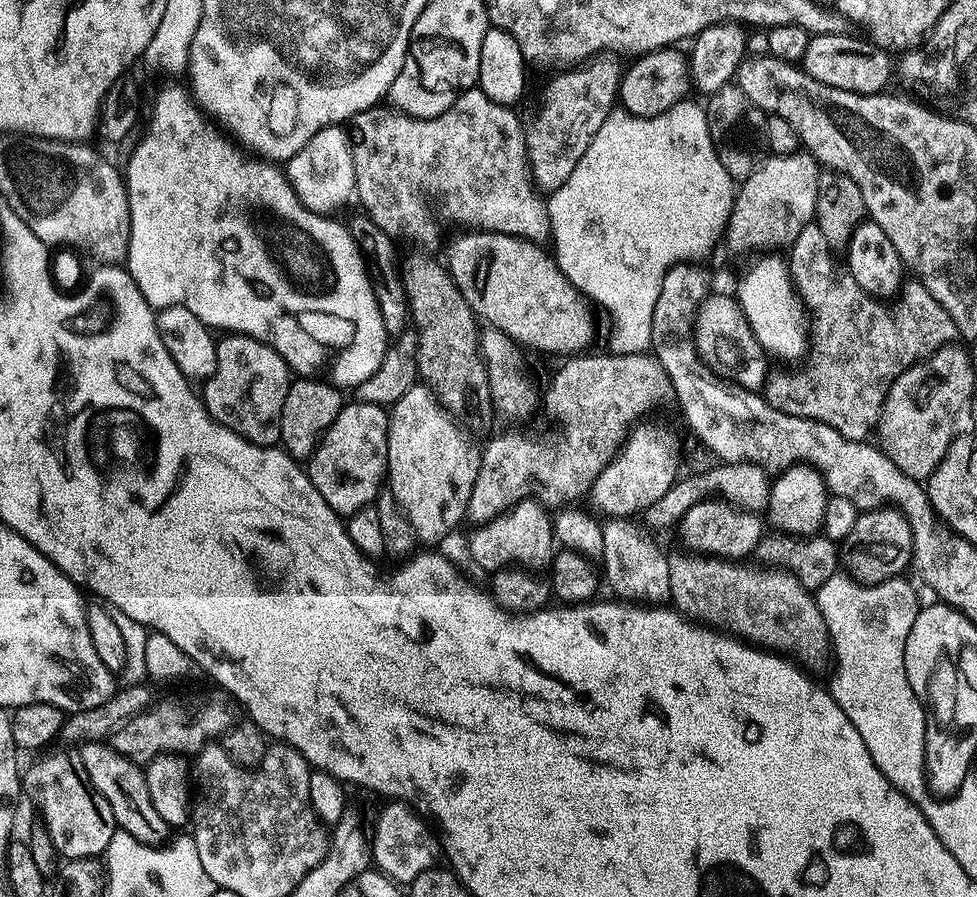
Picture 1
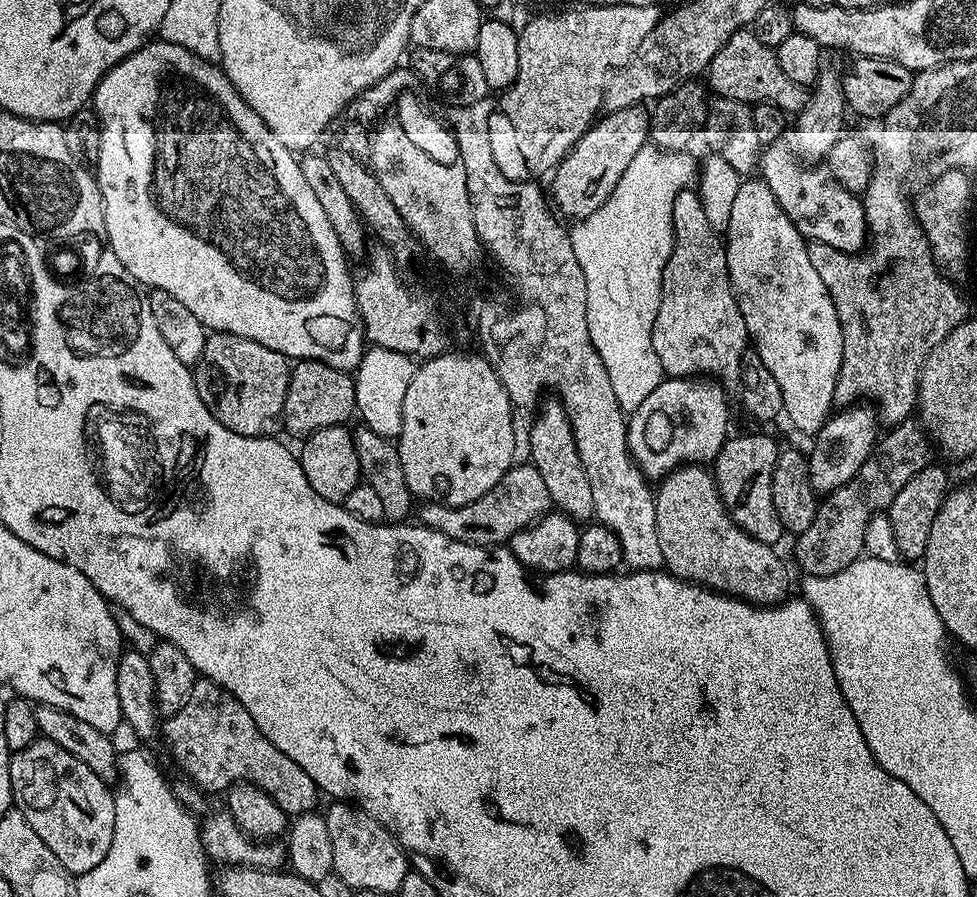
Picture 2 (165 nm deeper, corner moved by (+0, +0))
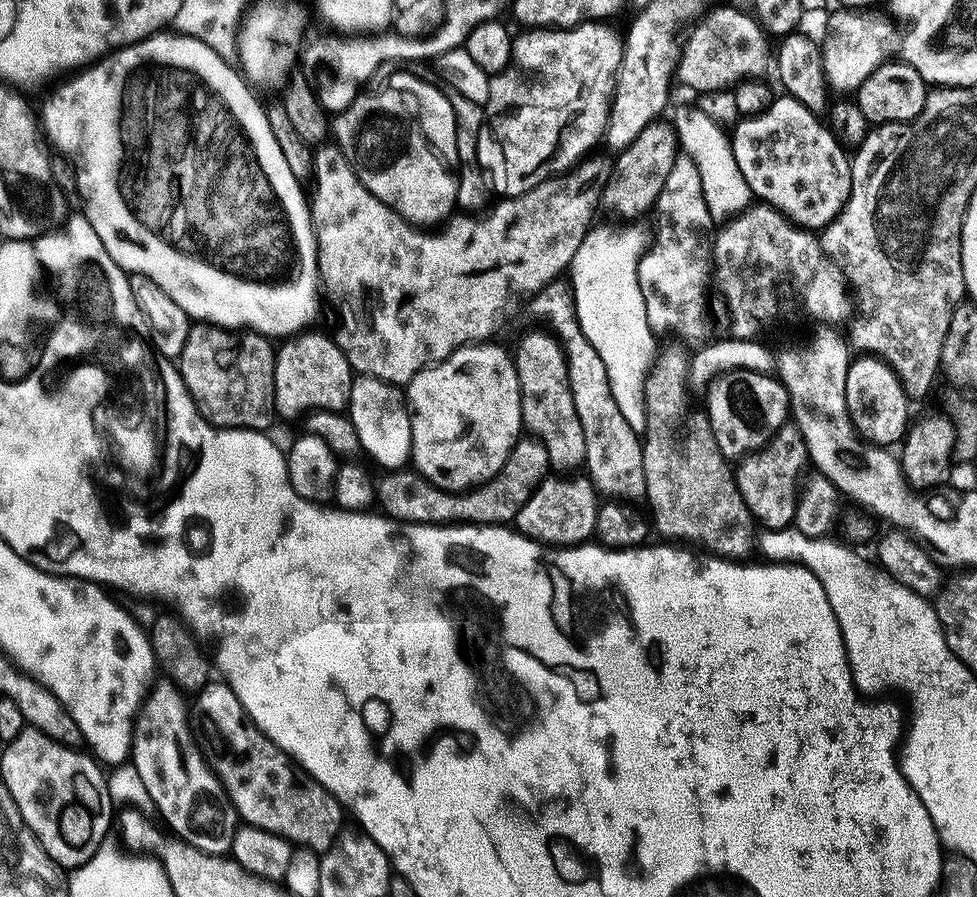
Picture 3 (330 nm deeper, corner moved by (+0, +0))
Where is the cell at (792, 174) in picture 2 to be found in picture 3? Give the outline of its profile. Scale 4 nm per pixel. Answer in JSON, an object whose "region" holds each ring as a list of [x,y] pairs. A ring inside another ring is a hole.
{"region":[[[784,94],[781,97],[781,100],[780,97],[773,99],[765,112],[736,121],[730,132],[734,162],[738,162],[738,170],[742,170],[742,178],[746,178],[746,186],[750,186],[757,201],[776,209],[802,228],[823,230],[844,209],[850,198],[850,156],[849,153],[844,153],[847,152],[845,145],[840,143],[829,125],[817,113],[802,106],[802,102],[792,96]]]}

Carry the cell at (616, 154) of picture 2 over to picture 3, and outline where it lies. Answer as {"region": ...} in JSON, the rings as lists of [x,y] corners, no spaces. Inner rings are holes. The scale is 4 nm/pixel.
{"region":[[[335,146],[317,147],[312,162],[311,184],[313,184],[312,192],[310,188],[310,209],[312,211],[312,230],[316,235],[316,265],[320,271],[318,284],[322,289],[323,299],[332,307],[332,312],[336,315],[334,339],[342,350],[346,362],[352,367],[353,373],[378,378],[393,386],[407,386],[421,370],[430,368],[433,364],[441,364],[450,353],[457,352],[464,345],[484,342],[495,337],[492,335],[499,330],[500,323],[503,322],[504,315],[508,312],[508,307],[518,303],[520,296],[529,295],[528,297],[531,297],[542,291],[543,288],[547,288],[557,278],[563,277],[560,275],[563,272],[565,275],[569,271],[576,251],[584,245],[585,240],[589,239],[588,227],[592,224],[592,215],[600,208],[601,181],[599,179],[596,181],[594,169],[584,167],[577,166],[567,174],[548,180],[545,184],[540,184],[539,187],[521,196],[504,198],[504,201],[493,212],[485,211],[480,214],[485,214],[485,216],[456,214],[439,230],[425,230],[415,224],[409,224],[390,206],[386,206],[381,200],[374,198],[374,194],[370,194],[370,190],[366,190],[366,186],[362,186],[358,174],[354,174],[350,162],[346,162],[346,158],[340,153],[339,148]]]}

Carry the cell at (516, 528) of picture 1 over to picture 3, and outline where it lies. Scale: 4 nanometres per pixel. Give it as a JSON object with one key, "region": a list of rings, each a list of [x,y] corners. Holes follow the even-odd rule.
{"region":[[[521,438],[510,450],[508,461],[502,466],[502,470],[492,480],[484,484],[478,484],[474,488],[462,492],[447,492],[445,488],[434,486],[415,470],[388,470],[383,473],[384,477],[375,481],[376,498],[375,503],[380,504],[379,511],[383,515],[399,520],[405,524],[438,524],[447,526],[449,524],[494,524],[497,526],[508,526],[515,521],[518,510],[530,502],[530,494],[543,482],[545,476],[549,475],[550,465],[548,454],[543,441],[537,438]]]}

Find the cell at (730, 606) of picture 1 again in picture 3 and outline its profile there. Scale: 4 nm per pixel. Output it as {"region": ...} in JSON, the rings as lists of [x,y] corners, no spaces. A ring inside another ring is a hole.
{"region":[[[672,342],[659,349],[652,368],[644,383],[644,409],[646,426],[642,433],[644,449],[644,473],[646,474],[646,504],[652,507],[650,520],[661,532],[661,537],[672,542],[701,544],[705,553],[725,560],[740,562],[751,548],[754,548],[751,513],[736,485],[736,473],[729,457],[722,454],[714,438],[714,430],[708,421],[708,413],[703,407],[692,405],[692,380],[690,352],[680,342]]]}

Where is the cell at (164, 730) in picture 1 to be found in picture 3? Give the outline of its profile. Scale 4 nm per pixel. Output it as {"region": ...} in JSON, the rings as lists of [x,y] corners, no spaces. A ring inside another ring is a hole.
{"region":[[[209,682],[199,689],[200,696],[200,720],[204,723],[205,745],[212,744],[216,740],[215,732],[224,739],[224,753],[214,760],[214,767],[220,781],[236,807],[236,815],[245,825],[261,828],[263,832],[269,832],[275,836],[281,836],[293,846],[303,846],[309,852],[323,854],[330,851],[332,845],[340,839],[342,827],[340,823],[346,817],[345,809],[336,798],[322,787],[313,776],[301,770],[294,763],[291,756],[283,752],[280,747],[268,737],[259,726],[246,714],[242,702],[238,702],[238,694],[229,684],[223,682]]]}

